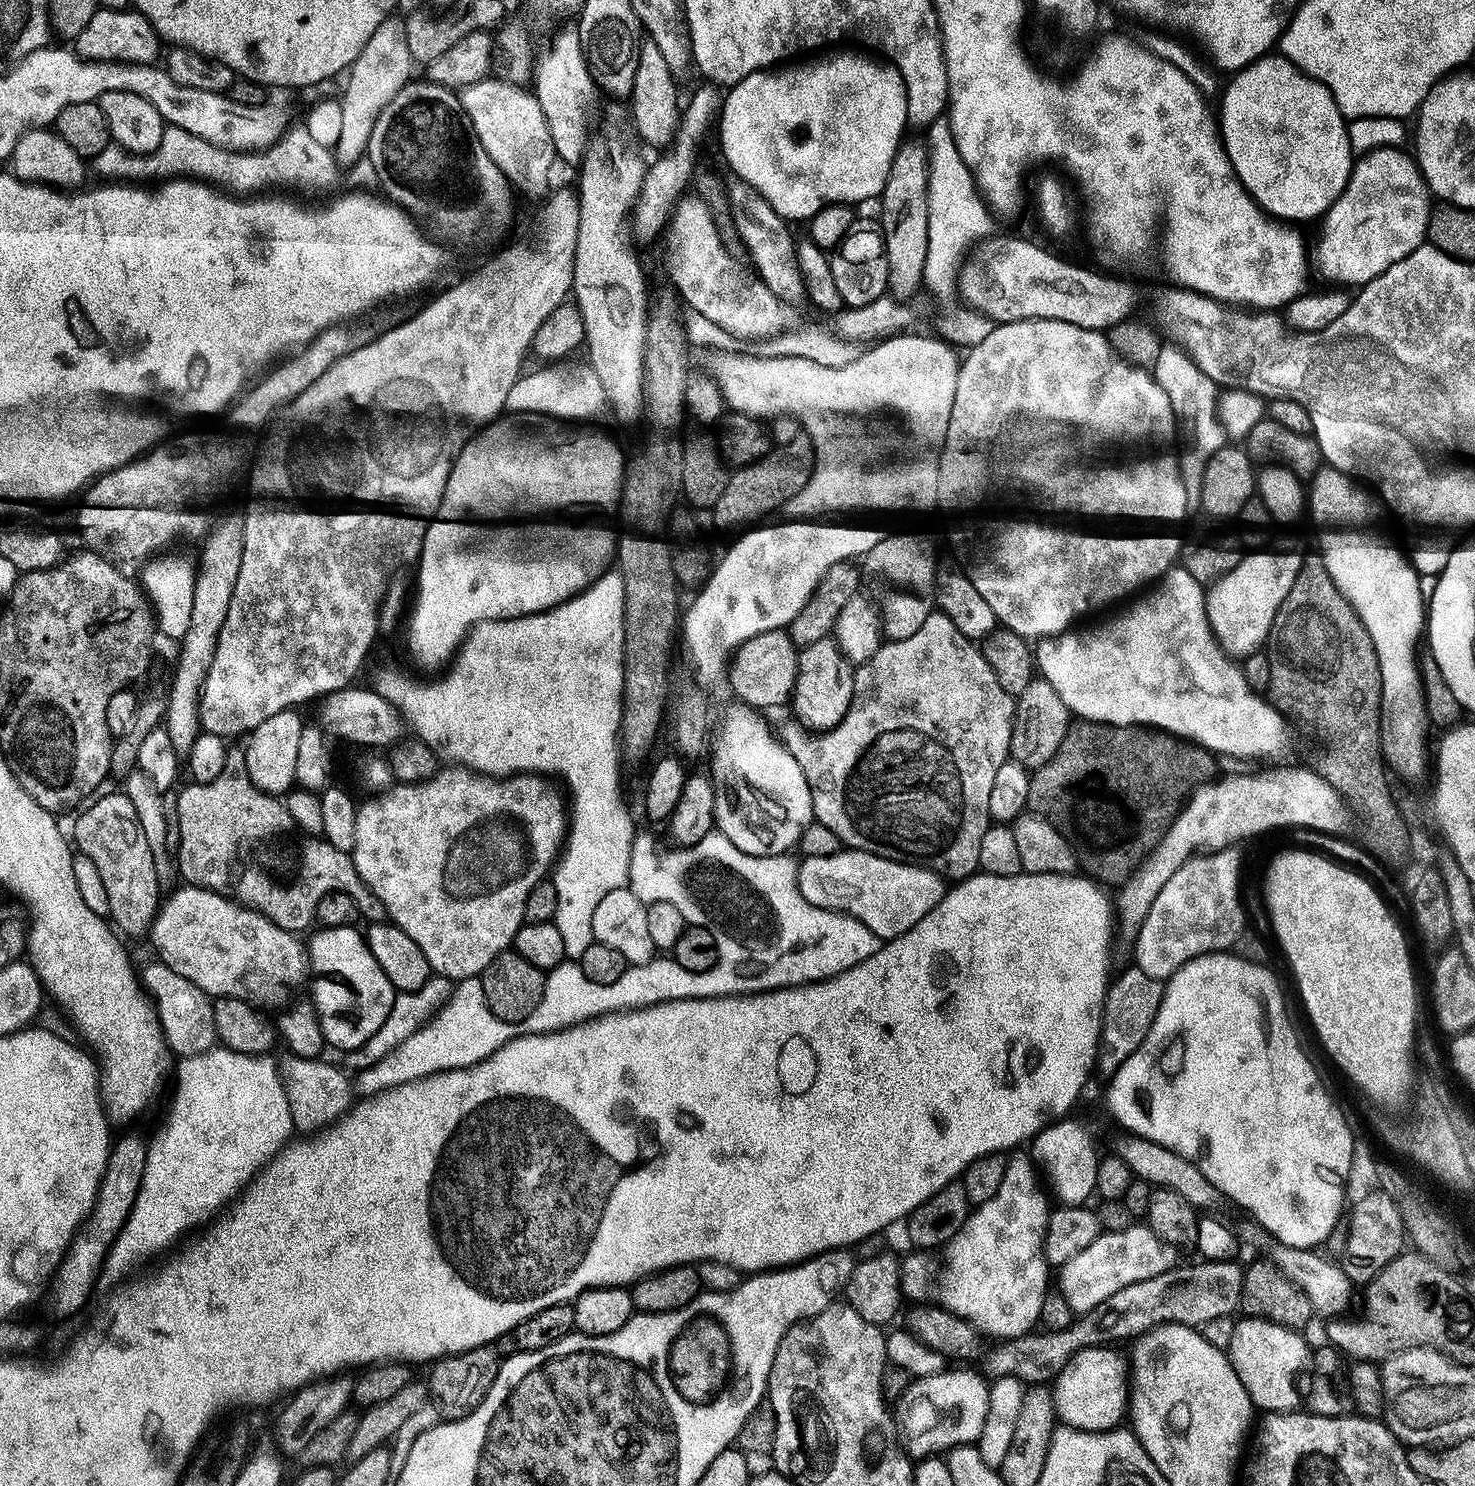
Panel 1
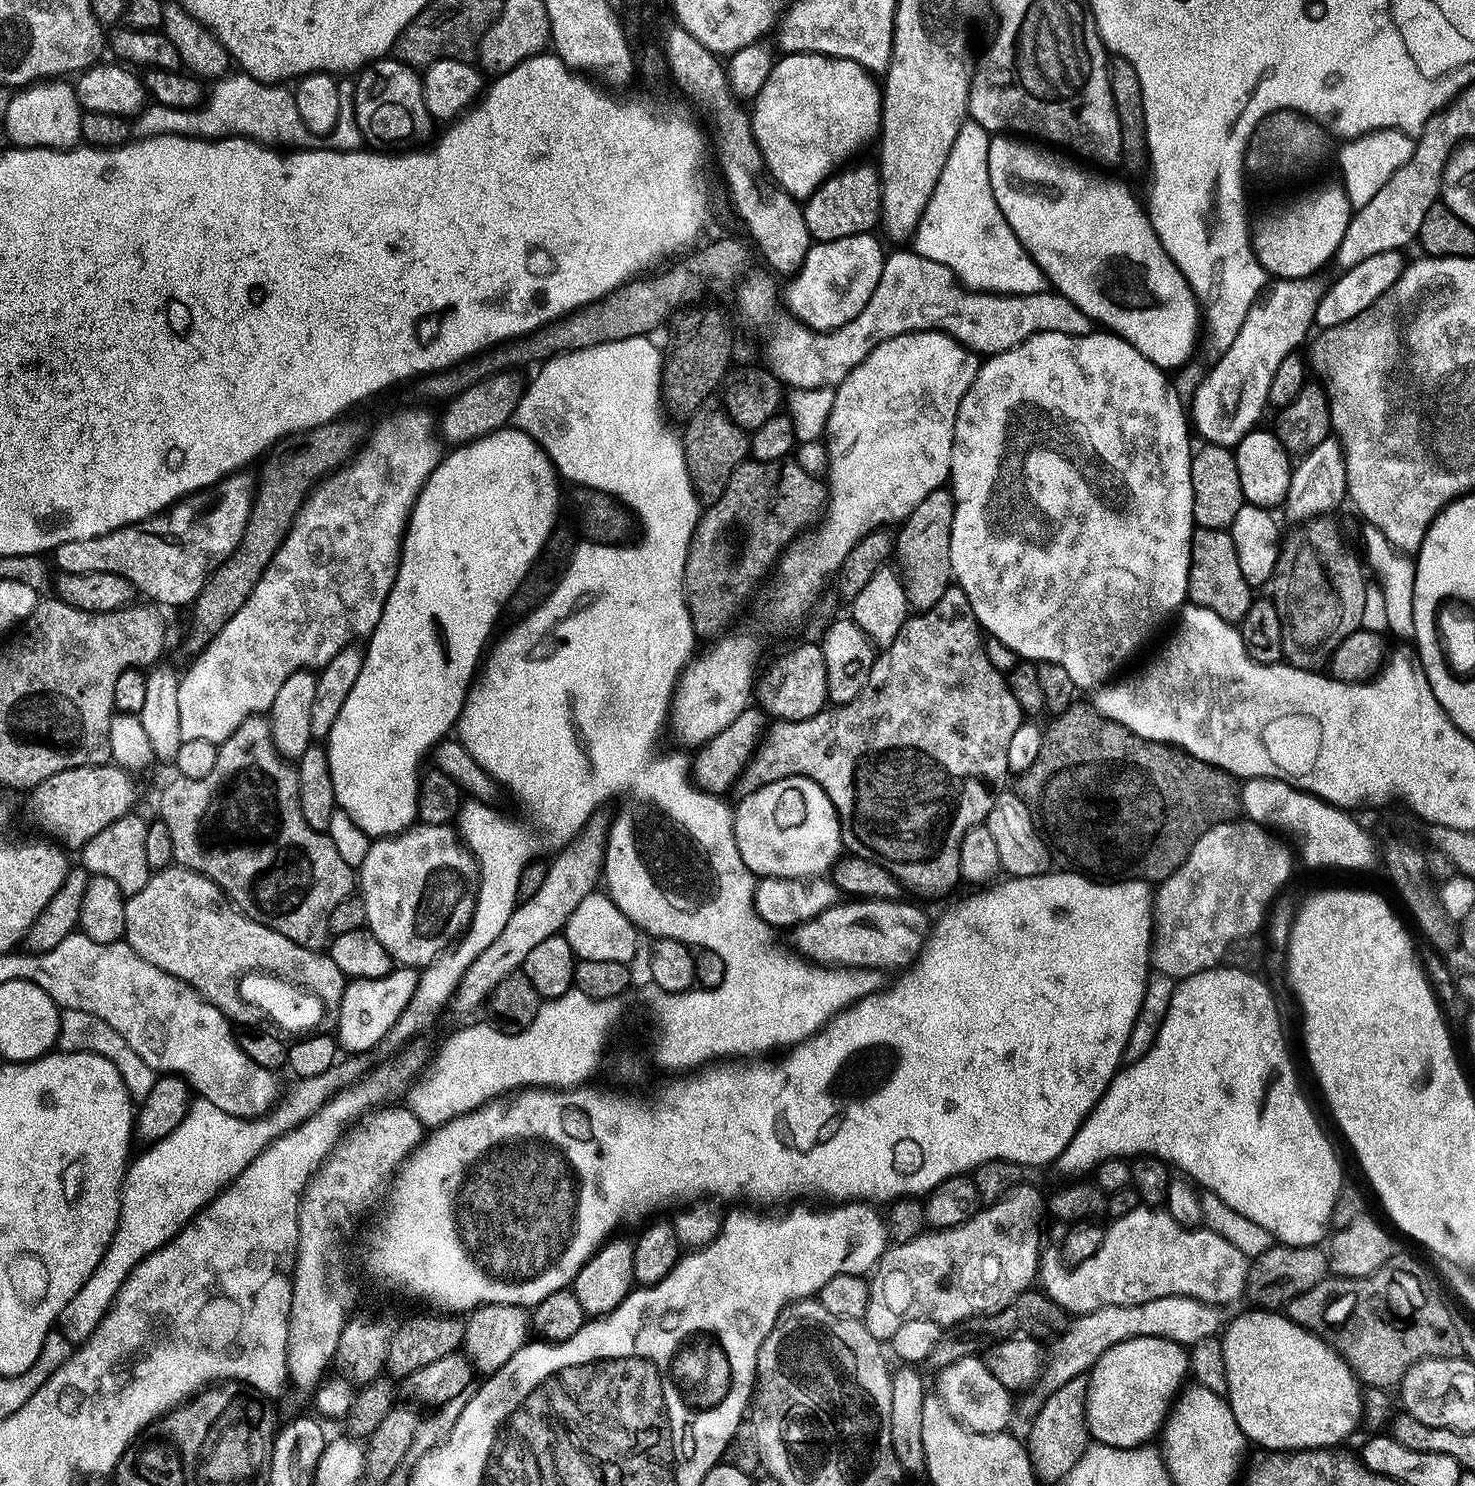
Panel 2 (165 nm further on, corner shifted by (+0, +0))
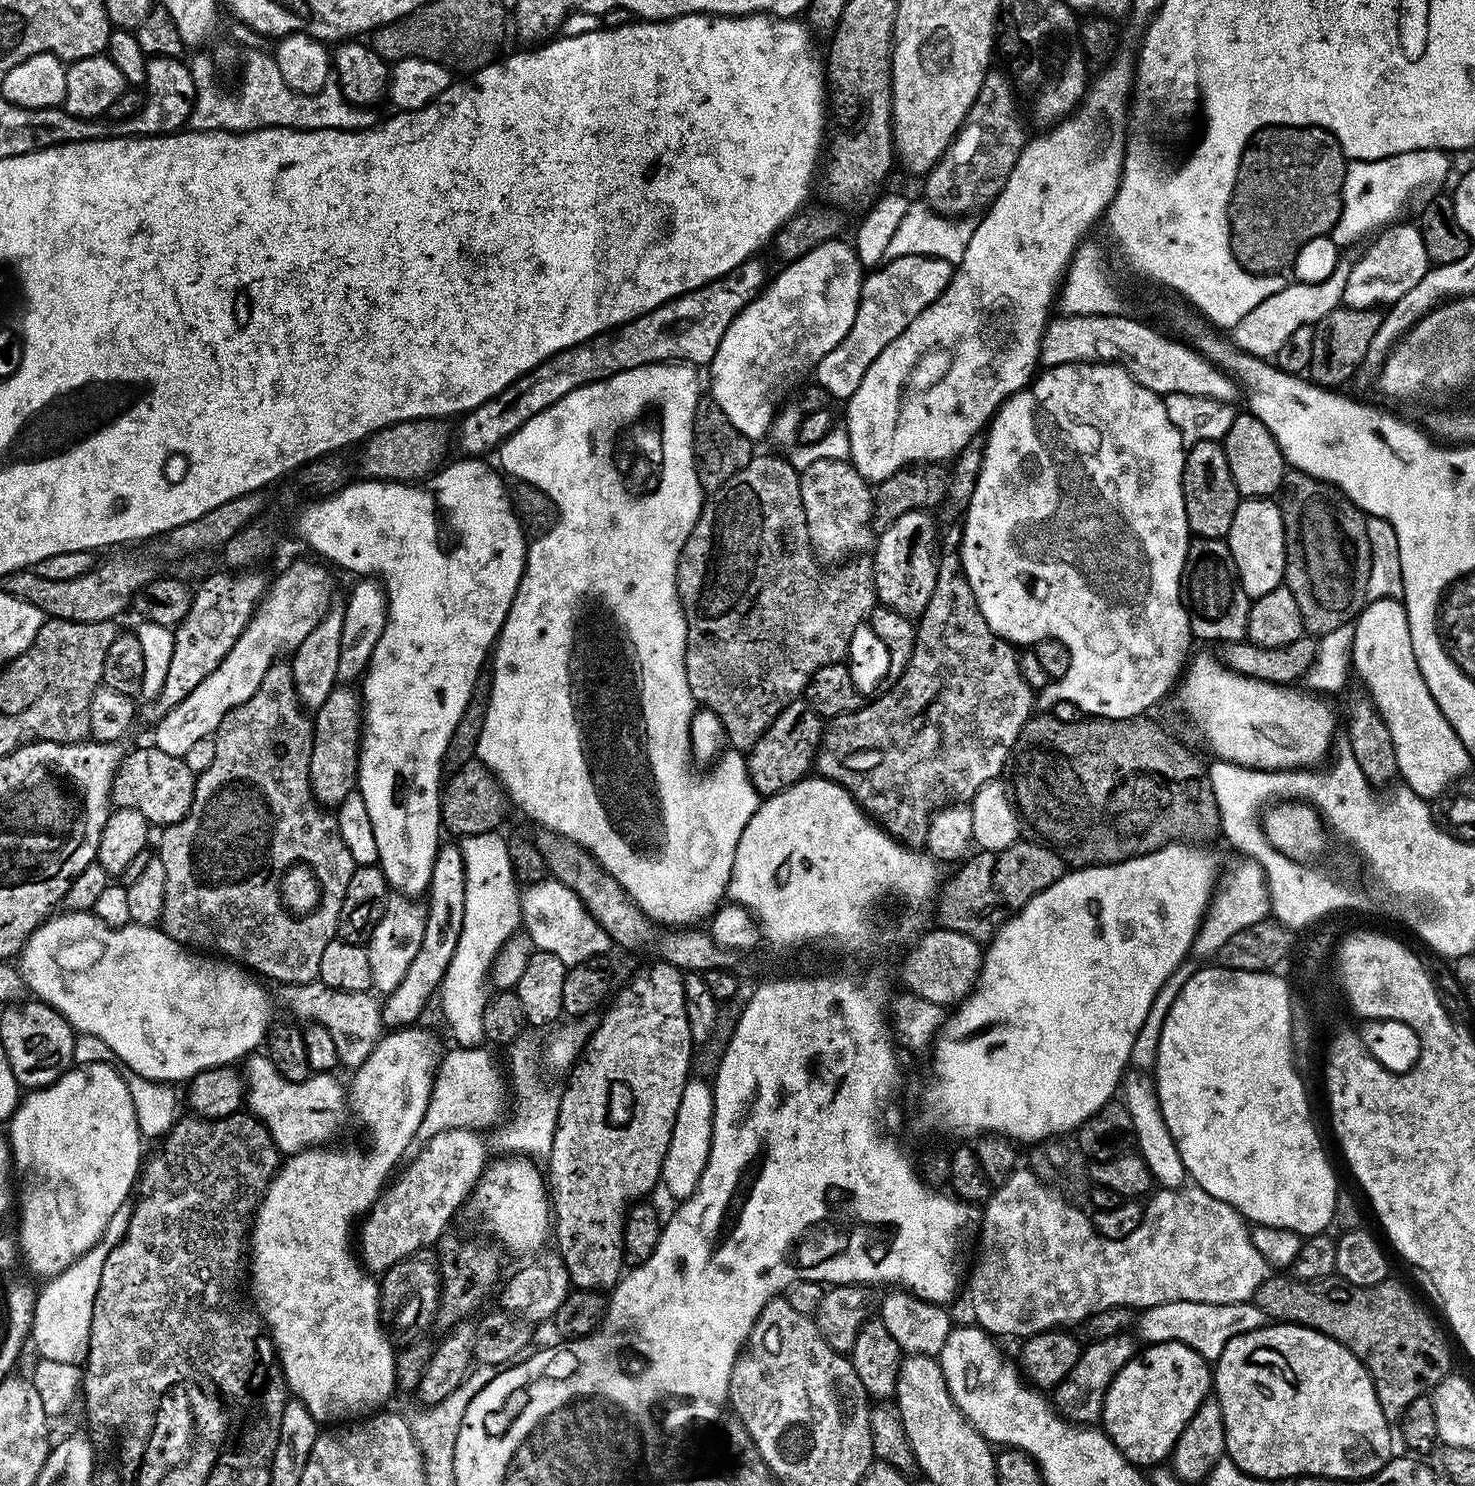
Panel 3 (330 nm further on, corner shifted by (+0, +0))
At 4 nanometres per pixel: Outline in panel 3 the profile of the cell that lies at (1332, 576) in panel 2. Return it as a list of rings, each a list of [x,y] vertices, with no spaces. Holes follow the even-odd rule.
[[[1295,470],[1285,471],[1284,484],[1289,488],[1289,492],[1283,493],[1284,500],[1279,501],[1280,513],[1282,514],[1282,522],[1284,523],[1284,582],[1283,587],[1290,590],[1290,594],[1294,594],[1294,602],[1298,602],[1298,610],[1302,614],[1302,622],[1305,629],[1312,634],[1323,634],[1328,631],[1342,627],[1343,624],[1351,624],[1356,617],[1360,615],[1360,611],[1364,609],[1367,601],[1366,584],[1367,575],[1370,574],[1371,564],[1371,546],[1367,537],[1367,522],[1369,517],[1356,504],[1353,504],[1347,496],[1343,495],[1339,488],[1333,488],[1330,484],[1325,484],[1322,480],[1314,480],[1305,472]]]

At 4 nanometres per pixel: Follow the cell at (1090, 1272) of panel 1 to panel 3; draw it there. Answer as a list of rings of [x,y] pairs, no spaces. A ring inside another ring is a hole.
[[[1031,1170],[1013,1172],[1012,1177],[988,1197],[978,1225],[980,1253],[972,1268],[972,1281],[966,1284],[966,1292],[968,1288],[972,1295],[975,1323],[985,1332],[996,1338],[1027,1338],[1061,1326],[1072,1326],[1068,1324],[1079,1325],[1090,1314],[1107,1308],[1143,1310],[1183,1300],[1207,1304],[1247,1304],[1269,1275],[1270,1269],[1258,1252],[1258,1246],[1254,1246],[1244,1217],[1201,1188],[1185,1186],[1157,1191],[1147,1201],[1144,1219],[1134,1231],[1119,1238],[1100,1238],[1096,1248],[1092,1249],[1083,1248],[1080,1244],[1098,1236],[1097,1225],[1090,1216],[1076,1208],[1079,1207],[1075,1203],[1045,1188]]]

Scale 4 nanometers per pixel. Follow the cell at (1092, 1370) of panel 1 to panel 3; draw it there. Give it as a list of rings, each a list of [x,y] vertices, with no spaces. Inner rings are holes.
[[[1182,1342],[1149,1344],[1118,1370],[1104,1399],[1102,1430],[1131,1464],[1163,1465],[1160,1463],[1171,1457],[1182,1430],[1213,1388],[1214,1372],[1202,1354]]]

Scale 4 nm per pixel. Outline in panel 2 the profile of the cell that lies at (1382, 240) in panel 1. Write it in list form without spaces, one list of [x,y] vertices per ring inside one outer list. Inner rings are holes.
[[[1305,278],[1303,280],[1276,280],[1267,285],[1266,291],[1257,296],[1246,314],[1246,322],[1238,330],[1238,338],[1230,342],[1225,352],[1219,353],[1216,365],[1208,372],[1208,377],[1196,388],[1190,404],[1190,424],[1195,435],[1201,436],[1201,441],[1209,444],[1221,444],[1223,448],[1232,448],[1247,432],[1253,431],[1263,414],[1269,407],[1268,395],[1270,382],[1274,378],[1274,370],[1282,363],[1282,358],[1293,355],[1296,347],[1307,341],[1308,327],[1316,320],[1316,302],[1322,295],[1319,279]]]

